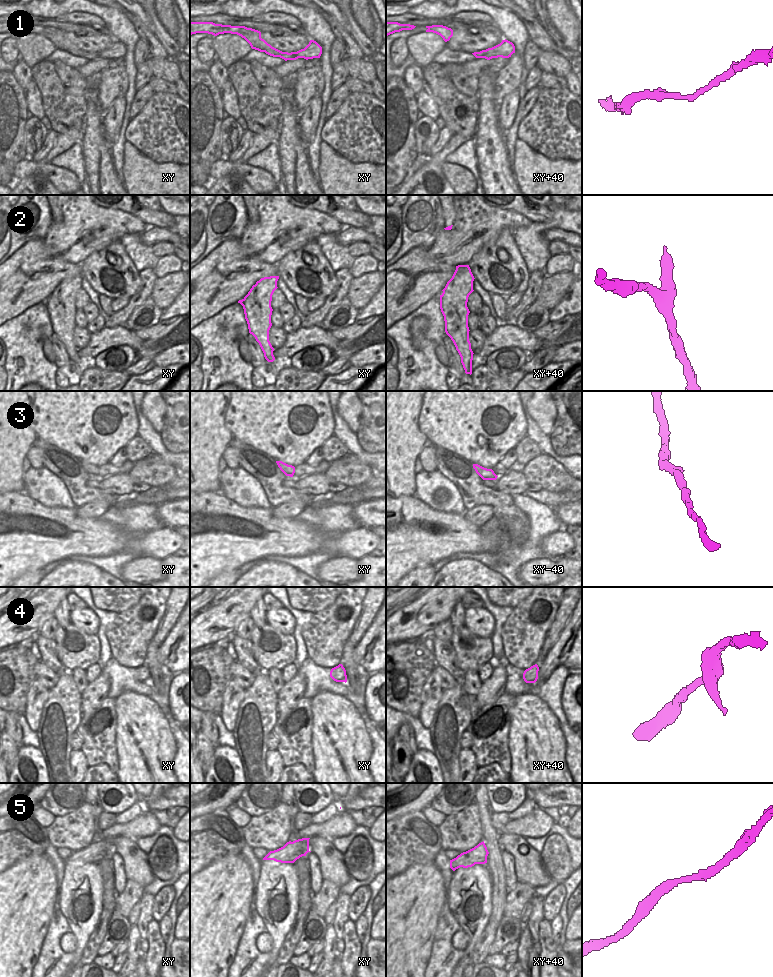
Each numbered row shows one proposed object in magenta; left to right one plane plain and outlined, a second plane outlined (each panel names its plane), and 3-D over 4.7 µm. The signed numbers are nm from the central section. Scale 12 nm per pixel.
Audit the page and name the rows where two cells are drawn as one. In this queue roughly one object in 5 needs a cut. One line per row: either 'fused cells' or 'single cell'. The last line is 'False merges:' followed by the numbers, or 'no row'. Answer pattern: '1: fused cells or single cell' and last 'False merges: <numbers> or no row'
1: single cell
2: single cell
3: single cell
4: single cell
5: single cell
False merges: no row

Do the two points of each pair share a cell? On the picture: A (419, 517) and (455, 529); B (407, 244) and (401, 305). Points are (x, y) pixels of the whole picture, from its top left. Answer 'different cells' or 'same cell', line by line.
A: same cell
B: different cells

